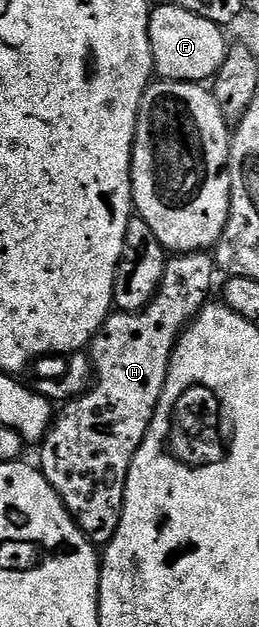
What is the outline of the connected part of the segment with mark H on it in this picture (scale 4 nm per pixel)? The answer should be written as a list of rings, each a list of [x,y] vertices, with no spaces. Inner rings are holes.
[[[209,251],[177,253],[165,264],[163,281],[152,301],[141,311],[117,311],[110,314],[97,330],[87,354],[93,360],[95,382],[84,395],[70,399],[60,408],[53,426],[39,444],[41,463],[39,469],[47,477],[51,489],[59,493],[67,513],[79,529],[94,543],[104,545],[115,537],[125,504],[125,482],[131,461],[147,437],[147,429],[155,417],[159,397],[165,388],[169,372],[169,358],[177,348],[182,331],[197,318],[201,308],[210,302],[209,290],[213,287],[213,274],[219,268]]]

